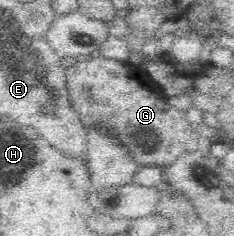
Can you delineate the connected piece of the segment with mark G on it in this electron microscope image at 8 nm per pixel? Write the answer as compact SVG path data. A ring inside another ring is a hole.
M98 54L85 55L66 70L66 84L70 84L70 96L74 96L74 108L78 108L80 116L88 118L104 118L116 131L122 145L130 151L130 155L141 166L158 165L167 167L176 162L186 151L194 151L198 146L201 133L188 122L186 112L167 103L167 95L163 88L156 84L141 64L112 60Z

